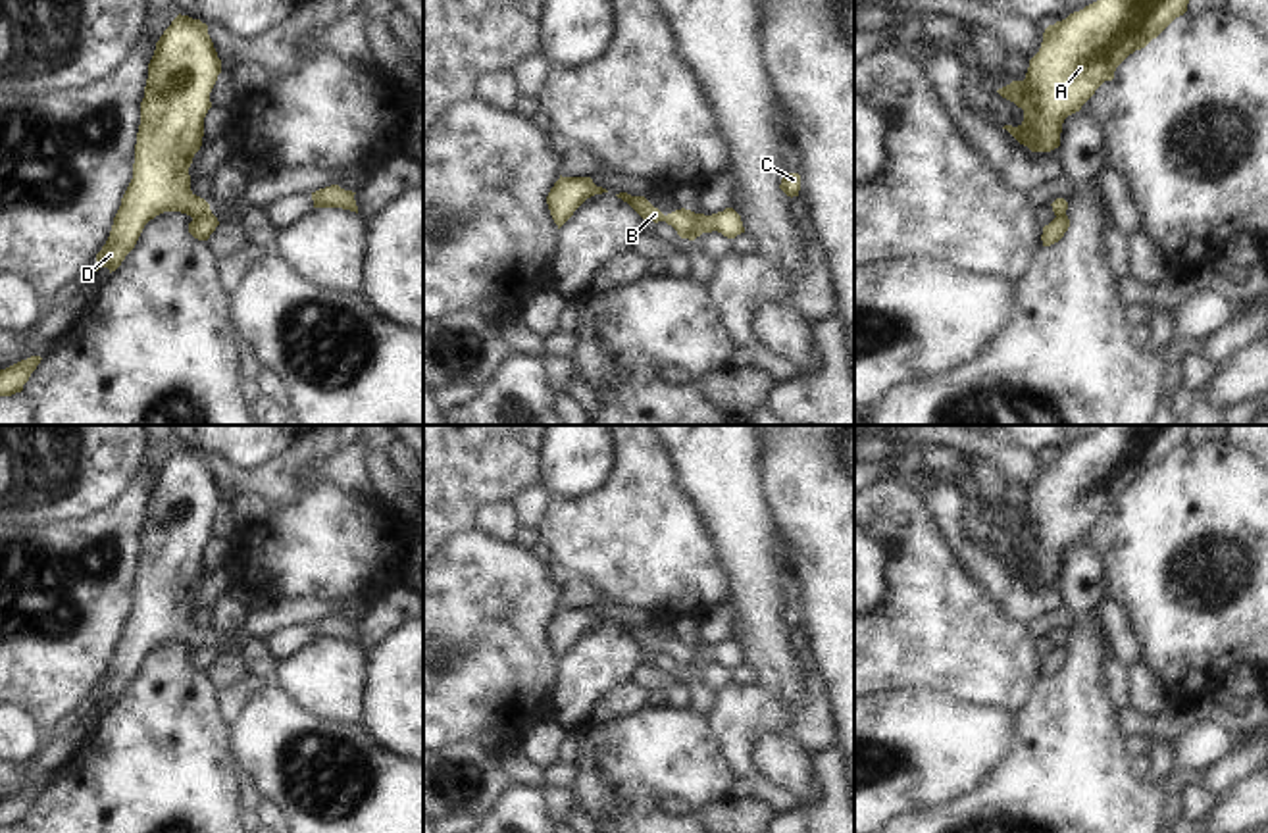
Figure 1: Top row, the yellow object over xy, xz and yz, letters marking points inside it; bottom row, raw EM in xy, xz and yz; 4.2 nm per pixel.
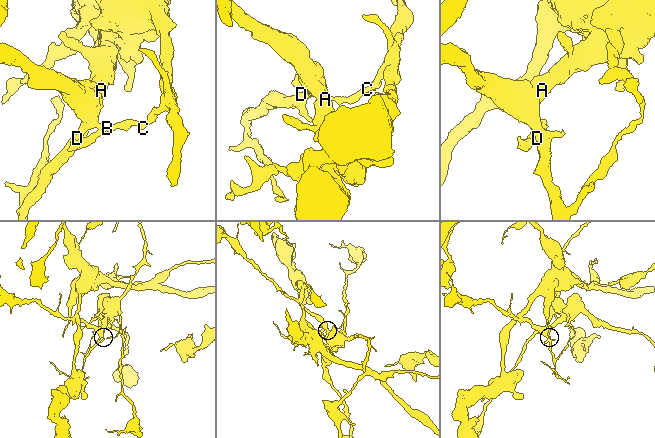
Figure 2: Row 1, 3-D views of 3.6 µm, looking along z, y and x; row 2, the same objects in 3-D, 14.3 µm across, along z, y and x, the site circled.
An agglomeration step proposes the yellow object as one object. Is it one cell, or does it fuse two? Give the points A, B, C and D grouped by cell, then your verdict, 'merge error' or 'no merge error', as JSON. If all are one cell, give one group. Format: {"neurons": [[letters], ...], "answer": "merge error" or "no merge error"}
{"neurons": [["A", "D"], ["B", "C"]], "answer": "merge error"}

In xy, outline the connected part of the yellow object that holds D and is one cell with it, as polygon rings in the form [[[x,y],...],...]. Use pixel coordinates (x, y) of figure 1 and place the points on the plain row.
[[[179,444],[148,494],[133,610],[96,685],[98,700],[115,702],[156,646],[181,643],[196,650],[210,643],[210,635],[190,621],[189,598],[202,577],[210,523],[219,504],[221,491],[208,456]]]

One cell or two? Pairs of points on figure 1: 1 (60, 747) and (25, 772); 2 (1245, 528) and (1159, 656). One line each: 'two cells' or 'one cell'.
1: one cell
2: one cell

